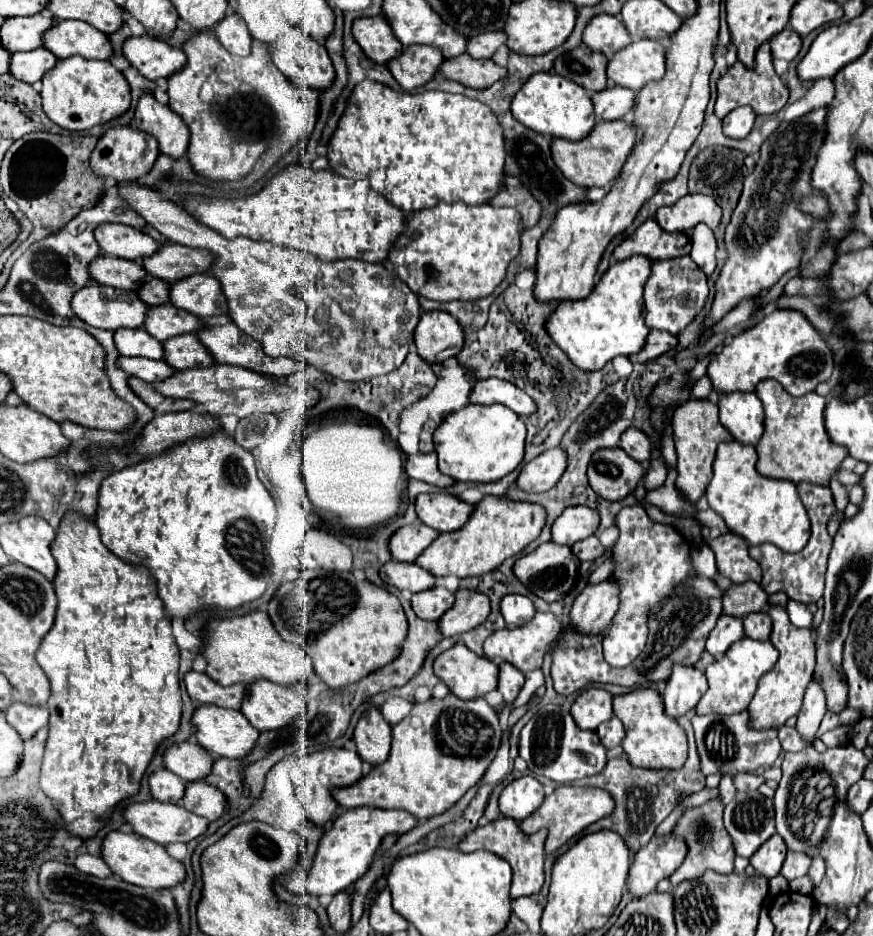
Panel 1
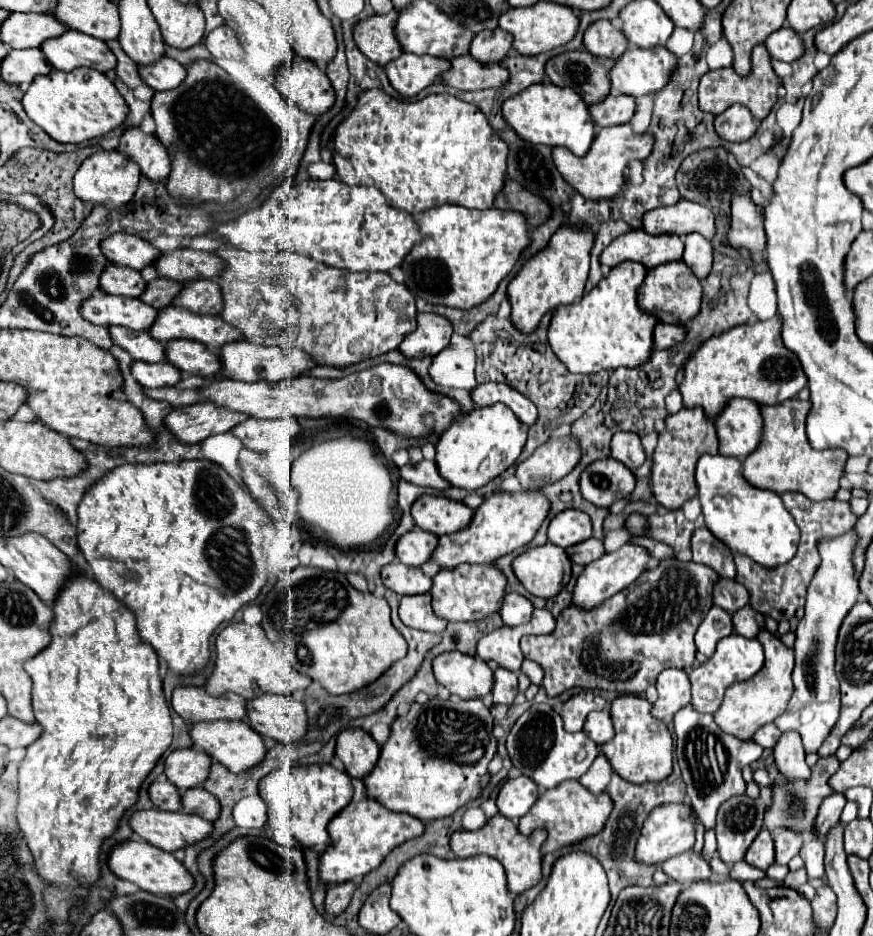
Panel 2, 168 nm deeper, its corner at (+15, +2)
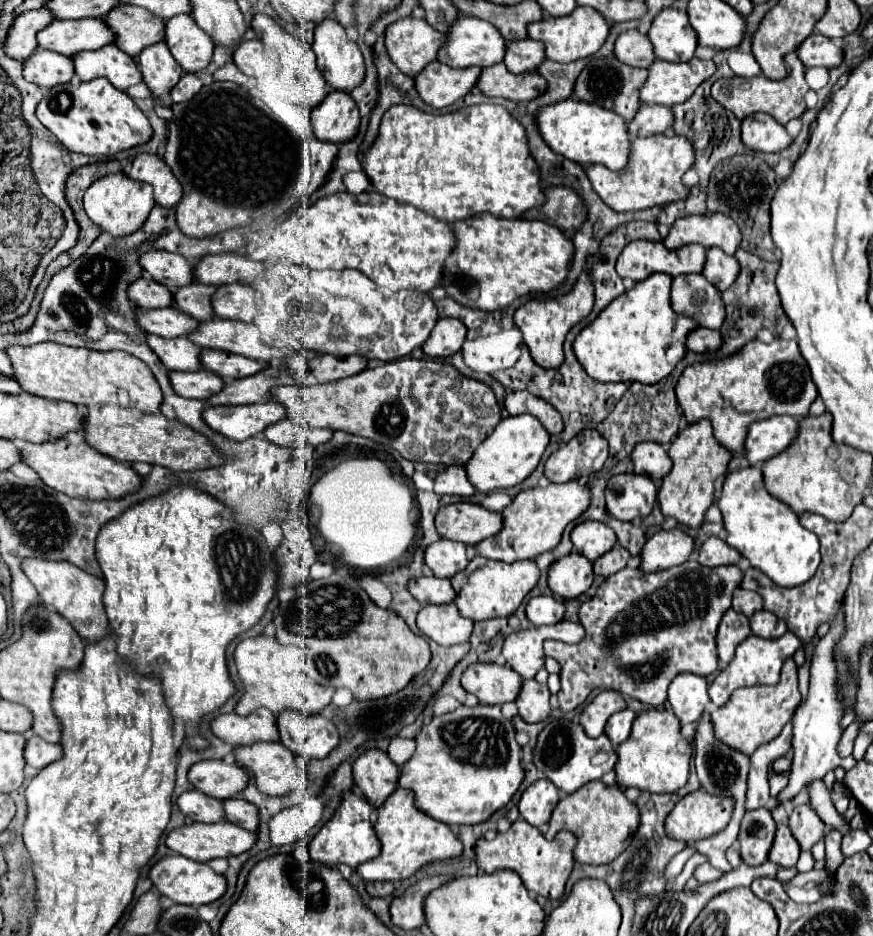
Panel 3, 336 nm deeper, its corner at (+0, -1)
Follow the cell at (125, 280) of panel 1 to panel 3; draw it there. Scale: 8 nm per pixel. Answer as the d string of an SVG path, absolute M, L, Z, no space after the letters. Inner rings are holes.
M138 279L128 287L130 301L140 309L162 309L172 305L172 293L162 283L150 279Z

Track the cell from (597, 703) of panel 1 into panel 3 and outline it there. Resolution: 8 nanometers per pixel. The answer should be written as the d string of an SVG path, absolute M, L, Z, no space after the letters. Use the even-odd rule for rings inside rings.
M602 691L582 711L580 725L588 737L600 737L604 733L606 721L622 709L626 709L626 701L618 691Z

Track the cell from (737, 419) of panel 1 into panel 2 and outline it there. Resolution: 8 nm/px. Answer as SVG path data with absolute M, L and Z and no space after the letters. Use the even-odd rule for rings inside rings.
M733 398L715 418L719 436L719 452L745 460L761 440L761 412L749 398Z

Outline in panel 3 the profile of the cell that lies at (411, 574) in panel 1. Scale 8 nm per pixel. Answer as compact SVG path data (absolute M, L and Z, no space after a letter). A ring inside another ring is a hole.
M422 577L410 581L410 593L420 603L452 603L456 597L456 591L452 591L450 579L438 579L438 577Z

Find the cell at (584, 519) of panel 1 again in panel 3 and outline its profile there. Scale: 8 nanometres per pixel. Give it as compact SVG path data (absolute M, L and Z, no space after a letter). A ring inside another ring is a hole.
M584 521L572 531L574 549L590 561L600 559L600 555L608 553L616 541L616 533L600 521Z

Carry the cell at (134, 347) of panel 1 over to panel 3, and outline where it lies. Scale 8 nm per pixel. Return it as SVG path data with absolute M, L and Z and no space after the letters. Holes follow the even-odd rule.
M148 335L148 345L156 355L160 355L160 361L170 371L198 371L202 369L200 363L200 347L196 347L188 337L176 337L176 339L164 339L156 335Z

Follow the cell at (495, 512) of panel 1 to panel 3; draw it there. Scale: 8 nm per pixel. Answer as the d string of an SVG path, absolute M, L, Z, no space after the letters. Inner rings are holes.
M568 481L568 483L550 483L548 487L534 487L528 491L520 491L510 507L504 509L504 527L498 535L484 539L476 545L478 555L494 561L520 561L534 559L540 553L552 551L566 529L568 523L576 521L590 503L590 491L584 481Z

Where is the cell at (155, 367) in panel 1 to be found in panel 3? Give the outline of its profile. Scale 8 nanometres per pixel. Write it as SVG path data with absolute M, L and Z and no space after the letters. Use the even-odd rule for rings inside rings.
M206 369L200 371L190 371L190 373L180 373L180 371L172 371L170 373L170 381L174 391L180 397L188 397L188 399L210 399L212 395L216 395L216 391L220 391L220 387L224 387L224 379L220 379L218 375L212 375Z

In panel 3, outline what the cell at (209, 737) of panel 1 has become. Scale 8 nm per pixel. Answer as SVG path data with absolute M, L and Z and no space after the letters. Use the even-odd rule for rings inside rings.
M254 743L250 747L236 747L234 753L236 753L236 759L240 761L240 765L254 773L258 789L266 795L282 797L282 795L288 795L290 791L296 791L296 789L304 791L308 787L306 767L300 767L296 755L292 751L288 751L282 743Z

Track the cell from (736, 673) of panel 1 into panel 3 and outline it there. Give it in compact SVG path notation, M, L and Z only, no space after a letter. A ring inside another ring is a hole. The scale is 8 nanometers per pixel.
M790 631L784 633L778 639L762 639L756 635L750 635L748 639L744 639L744 643L740 643L740 647L736 647L736 657L732 659L732 663L720 671L720 675L714 679L714 683L710 685L708 693L714 705L724 705L728 701L728 697L732 695L734 689L740 687L750 687L750 685L776 685L780 679L780 669L782 669L782 661L790 659L800 647L800 639L794 637Z

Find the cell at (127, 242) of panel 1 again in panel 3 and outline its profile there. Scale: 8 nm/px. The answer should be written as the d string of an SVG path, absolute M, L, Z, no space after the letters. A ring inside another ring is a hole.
M150 251L142 255L140 265L152 279L166 287L184 287L194 283L194 265L182 255L168 251Z

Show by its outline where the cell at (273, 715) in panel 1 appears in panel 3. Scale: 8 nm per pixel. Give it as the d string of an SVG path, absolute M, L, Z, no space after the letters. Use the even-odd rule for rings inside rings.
M284 711L278 717L280 743L306 759L326 759L340 743L338 729L322 715L298 715Z

